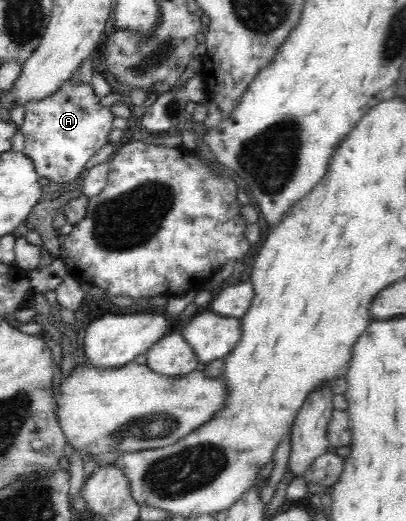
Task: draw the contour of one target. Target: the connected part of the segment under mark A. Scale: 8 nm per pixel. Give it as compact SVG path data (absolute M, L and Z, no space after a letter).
M69 78L53 94L24 104L24 120L20 127L24 134L23 152L33 161L39 178L62 184L75 182L87 161L109 142L107 136L114 128L114 119L111 107L101 105L90 83Z

